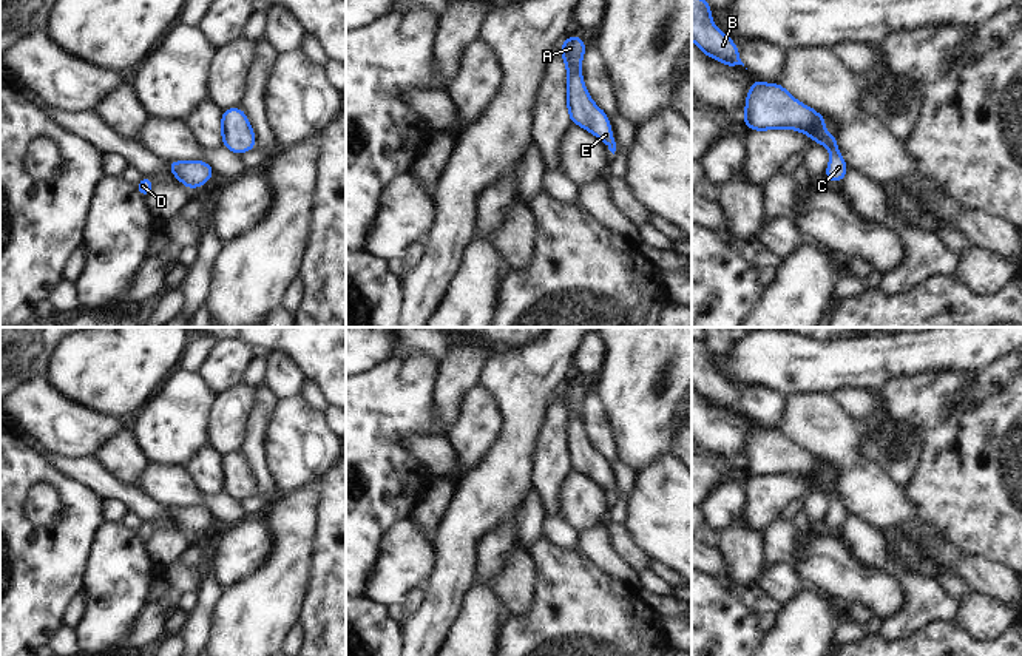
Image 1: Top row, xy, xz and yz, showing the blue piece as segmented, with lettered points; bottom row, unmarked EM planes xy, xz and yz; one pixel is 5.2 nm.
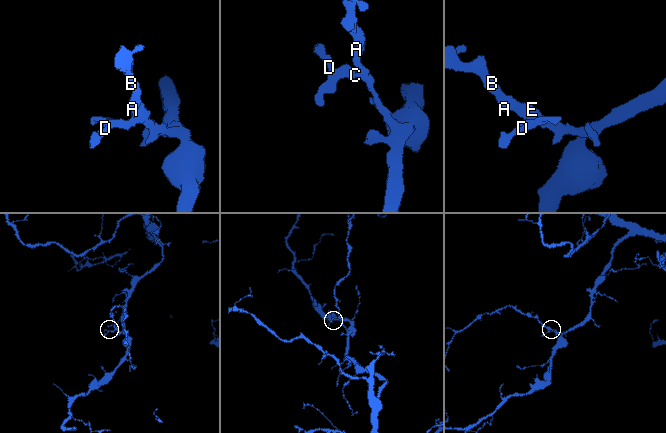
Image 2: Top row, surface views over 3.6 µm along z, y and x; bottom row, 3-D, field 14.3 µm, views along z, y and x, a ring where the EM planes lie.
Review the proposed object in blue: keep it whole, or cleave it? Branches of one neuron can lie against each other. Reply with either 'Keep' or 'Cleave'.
Keep.

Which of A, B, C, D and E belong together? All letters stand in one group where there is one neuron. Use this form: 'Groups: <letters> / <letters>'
Groups: A B C D E.

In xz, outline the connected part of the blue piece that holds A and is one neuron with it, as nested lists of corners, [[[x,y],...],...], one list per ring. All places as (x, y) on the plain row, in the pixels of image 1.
[[[574,378],[560,391],[560,401],[568,421],[567,457],[571,471],[576,469],[594,480],[614,500],[616,488],[608,460],[593,448],[582,424],[582,403],[585,397],[585,387]]]

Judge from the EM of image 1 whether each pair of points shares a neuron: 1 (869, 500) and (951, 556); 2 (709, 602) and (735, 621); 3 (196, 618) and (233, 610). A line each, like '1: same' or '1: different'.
1: same
2: same
3: different

